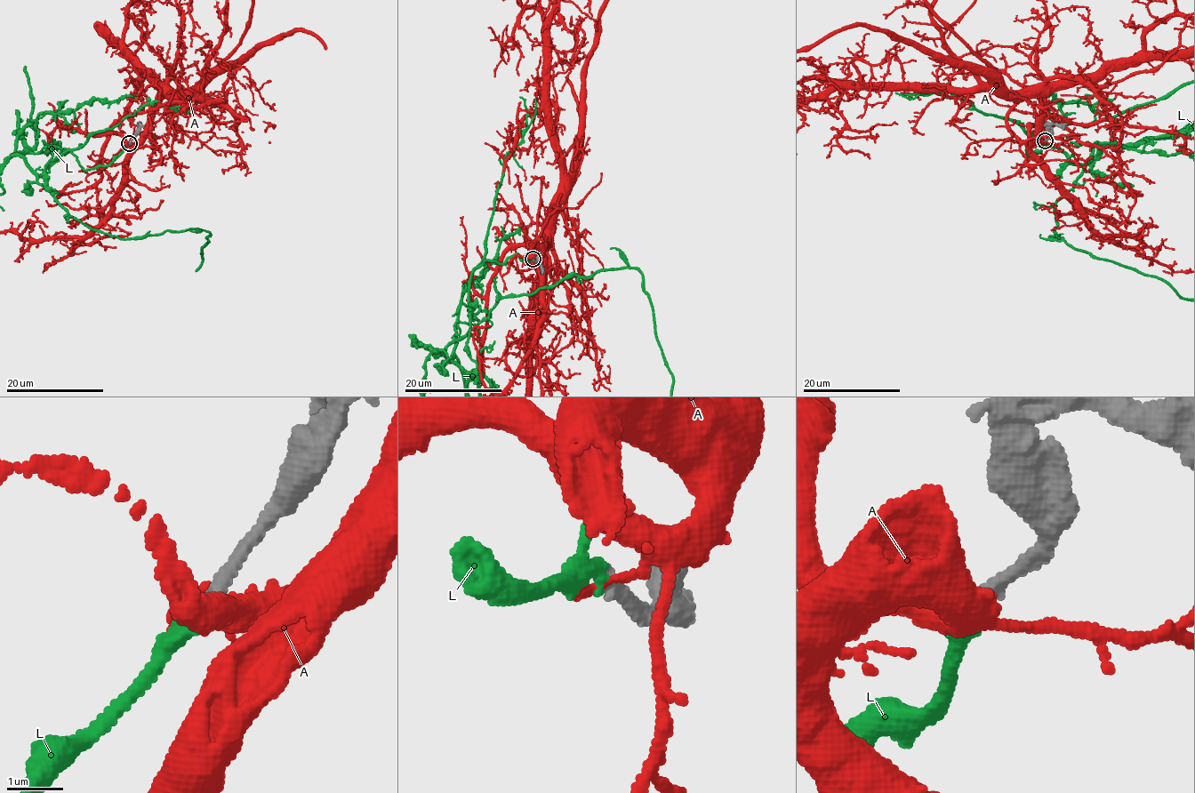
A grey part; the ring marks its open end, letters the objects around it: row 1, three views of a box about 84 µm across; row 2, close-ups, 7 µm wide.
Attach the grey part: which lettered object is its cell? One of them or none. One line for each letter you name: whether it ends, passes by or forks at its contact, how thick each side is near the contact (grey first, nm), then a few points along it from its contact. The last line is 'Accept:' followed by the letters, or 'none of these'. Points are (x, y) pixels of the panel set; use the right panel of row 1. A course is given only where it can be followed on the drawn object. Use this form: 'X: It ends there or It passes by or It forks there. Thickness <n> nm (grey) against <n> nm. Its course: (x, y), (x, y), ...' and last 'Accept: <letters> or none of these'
L: It passes by. Thickness 280 nm (grey) against 170 nm
Accept: L

